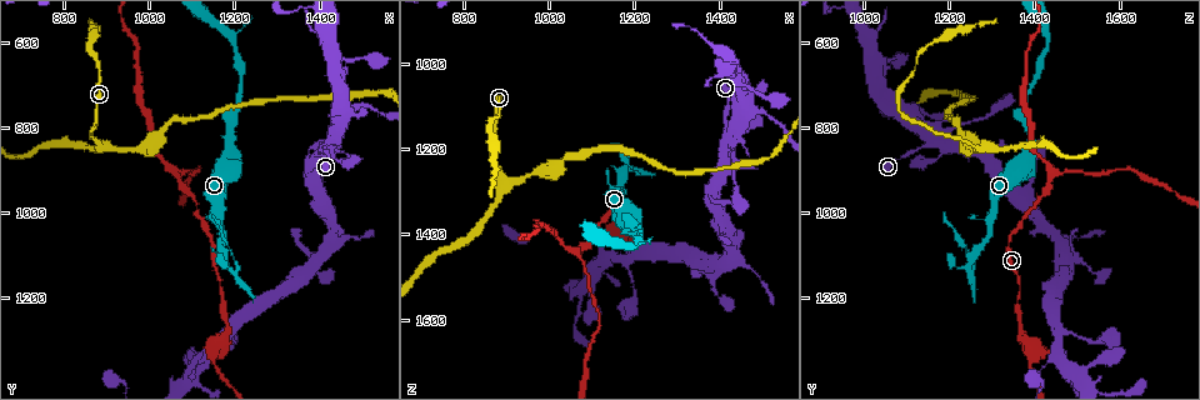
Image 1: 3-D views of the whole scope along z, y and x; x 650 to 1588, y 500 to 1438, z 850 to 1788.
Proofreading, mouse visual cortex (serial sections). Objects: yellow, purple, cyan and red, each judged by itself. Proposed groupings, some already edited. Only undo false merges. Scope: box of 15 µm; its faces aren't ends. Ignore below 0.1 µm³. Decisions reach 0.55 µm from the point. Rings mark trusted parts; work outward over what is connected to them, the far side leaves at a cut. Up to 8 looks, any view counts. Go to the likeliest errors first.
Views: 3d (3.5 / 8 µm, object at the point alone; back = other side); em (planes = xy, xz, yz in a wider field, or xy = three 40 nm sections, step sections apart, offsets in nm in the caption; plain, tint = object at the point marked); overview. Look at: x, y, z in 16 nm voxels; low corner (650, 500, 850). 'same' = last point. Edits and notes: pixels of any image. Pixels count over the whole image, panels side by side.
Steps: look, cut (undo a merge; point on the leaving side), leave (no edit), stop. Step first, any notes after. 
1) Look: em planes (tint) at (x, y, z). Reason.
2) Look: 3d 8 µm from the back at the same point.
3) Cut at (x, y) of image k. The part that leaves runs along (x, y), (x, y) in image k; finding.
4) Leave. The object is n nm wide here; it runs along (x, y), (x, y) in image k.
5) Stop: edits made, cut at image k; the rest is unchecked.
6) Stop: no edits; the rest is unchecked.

Look: 3d 3.5 µm at (1070, 910, 1440). Branch point.

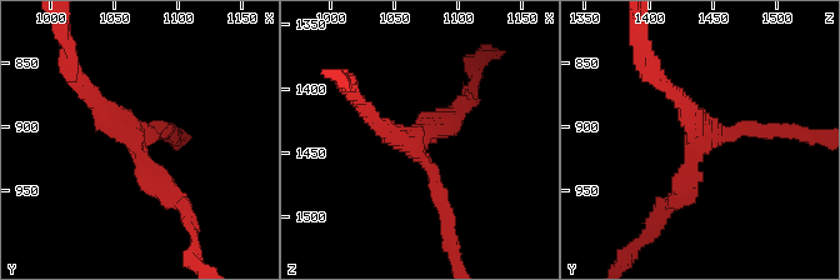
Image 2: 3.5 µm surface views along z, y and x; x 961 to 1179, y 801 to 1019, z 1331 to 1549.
Look: em xy step 2 (tint) at (1066, 912, 1440). 3 arms meet here; the arms are 200, 200, 300 nm wide; shape alone is not enough.

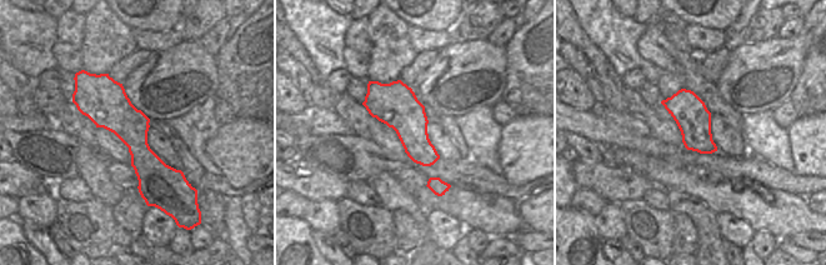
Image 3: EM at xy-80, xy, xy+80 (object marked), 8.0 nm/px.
Leave. Continuous, no second cell.

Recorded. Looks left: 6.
Look: 3d 3.5 µm at (1190, 1135, 1255). Sharp bend.

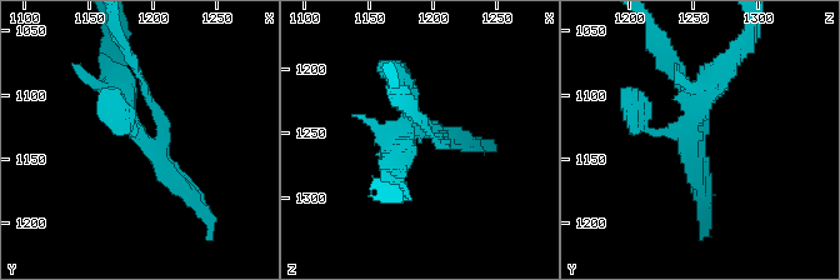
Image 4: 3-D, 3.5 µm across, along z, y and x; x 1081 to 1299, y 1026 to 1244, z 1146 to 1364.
Look: em xy step 5 (tint) at (1196, 1136, 1248).

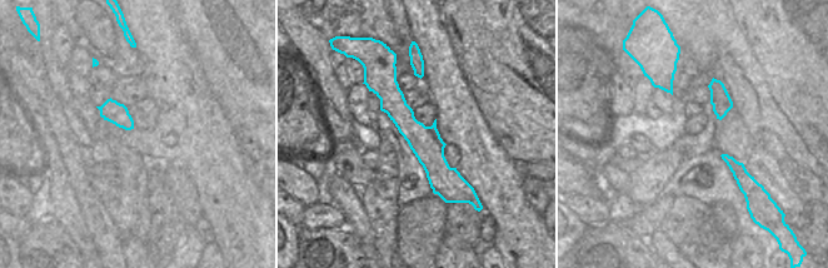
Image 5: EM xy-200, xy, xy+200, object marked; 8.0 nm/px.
Leave. It runs along (395, 160), (421, 121) in image 4; one cell here.

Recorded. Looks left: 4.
Look: 3d 3.5 µm from the back at (895, 845, 1290). Branch point.

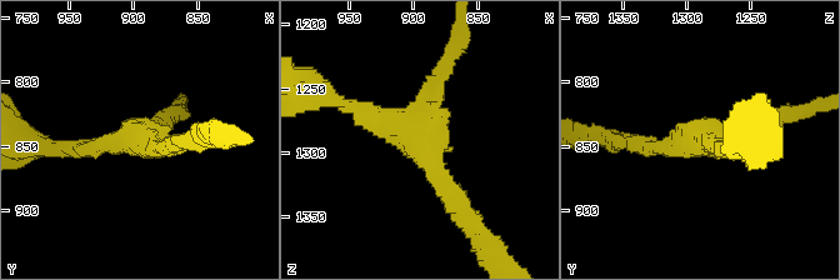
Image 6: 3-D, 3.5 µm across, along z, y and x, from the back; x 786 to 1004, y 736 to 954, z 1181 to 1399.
Look: em xy step 2 (tint) at (896, 848, 1282). 3 arms meet here; the arms are 200, 200, 250 nm wide; now the EM.

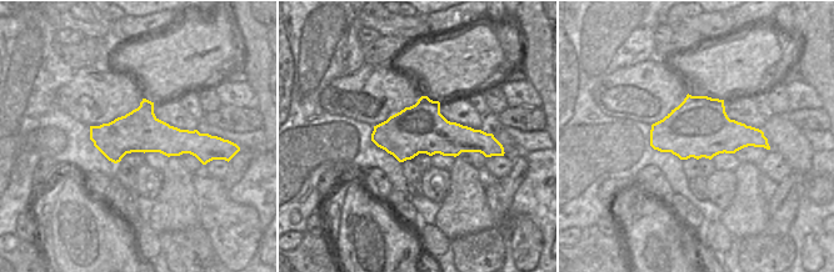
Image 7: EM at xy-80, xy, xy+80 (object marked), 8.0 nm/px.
Leave. It runs along (93, 129), (203, 145) in image 7; continuous, no second cell.

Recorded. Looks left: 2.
Stop: no edits; the rest is unchecked.

